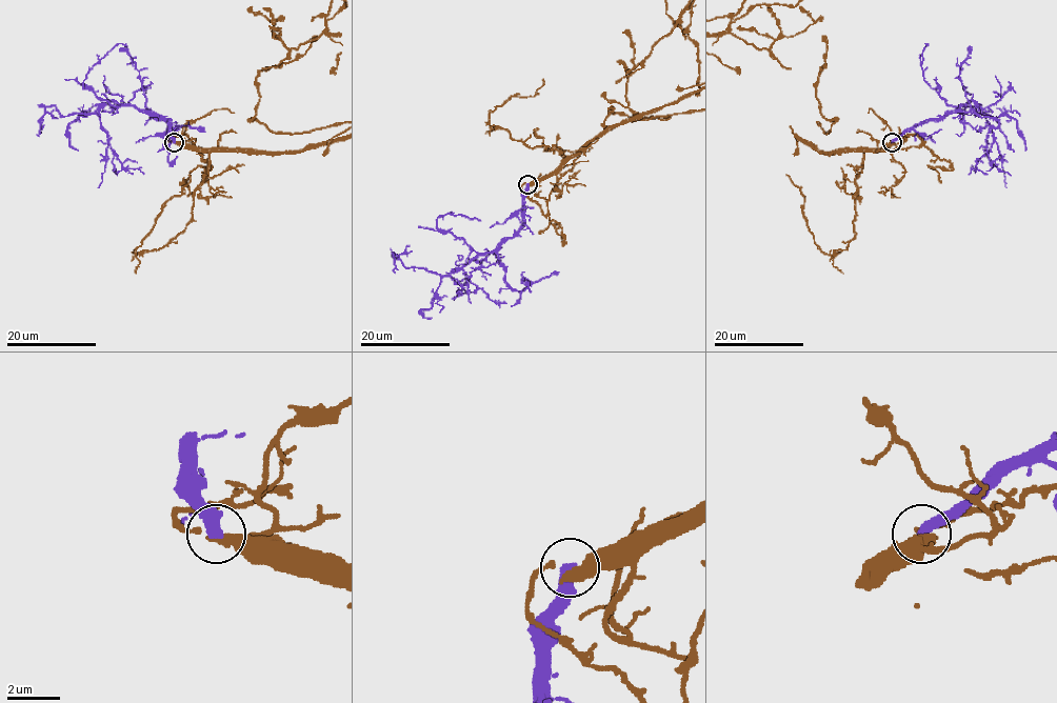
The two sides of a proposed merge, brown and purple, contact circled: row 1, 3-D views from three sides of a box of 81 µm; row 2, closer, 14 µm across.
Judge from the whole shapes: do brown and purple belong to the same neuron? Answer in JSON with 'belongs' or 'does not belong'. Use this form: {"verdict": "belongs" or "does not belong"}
{"verdict": "does not belong"}

